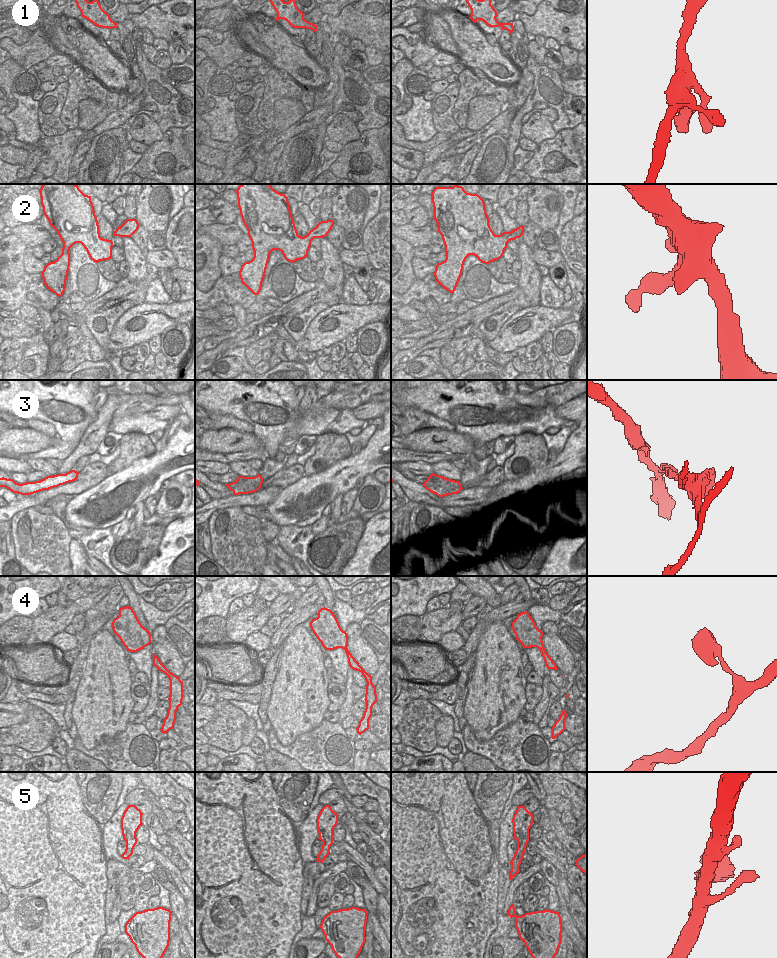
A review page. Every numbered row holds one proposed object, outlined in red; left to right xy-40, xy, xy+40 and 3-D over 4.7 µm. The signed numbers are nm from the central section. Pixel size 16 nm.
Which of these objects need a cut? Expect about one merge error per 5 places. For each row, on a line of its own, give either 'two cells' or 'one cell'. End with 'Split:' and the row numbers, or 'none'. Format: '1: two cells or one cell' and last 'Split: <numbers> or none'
1: one cell
2: one cell
3: two cells
4: one cell
5: one cell
Split: 3

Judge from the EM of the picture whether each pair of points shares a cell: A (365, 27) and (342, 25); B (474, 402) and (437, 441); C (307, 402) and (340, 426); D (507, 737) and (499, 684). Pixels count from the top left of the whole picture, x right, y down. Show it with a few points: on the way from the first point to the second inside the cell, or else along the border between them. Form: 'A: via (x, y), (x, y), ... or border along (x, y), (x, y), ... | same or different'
A: via (359, 25), (348, 25) | same
B: border along (454, 430), (468, 434), (474, 444) | different
C: border along (318, 399), (307, 409), (300, 409), (298, 407) | different
D: border along (519, 716), (486, 740) | different

